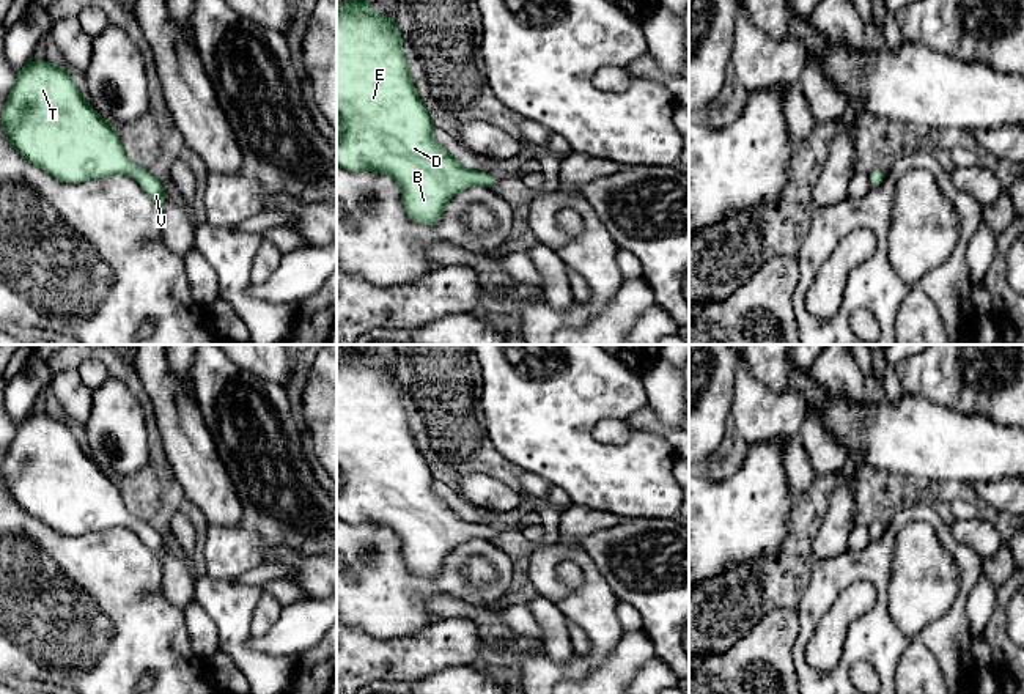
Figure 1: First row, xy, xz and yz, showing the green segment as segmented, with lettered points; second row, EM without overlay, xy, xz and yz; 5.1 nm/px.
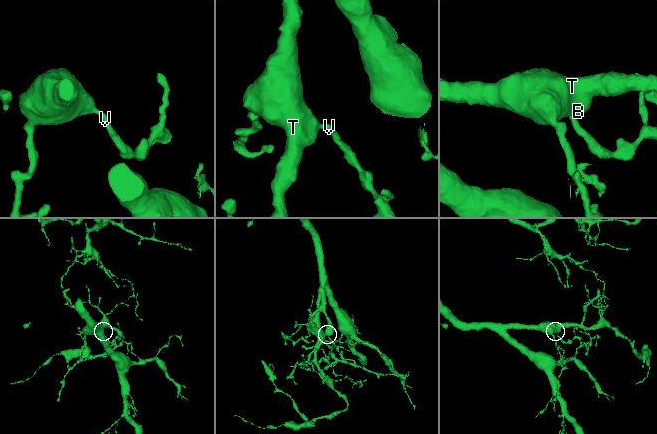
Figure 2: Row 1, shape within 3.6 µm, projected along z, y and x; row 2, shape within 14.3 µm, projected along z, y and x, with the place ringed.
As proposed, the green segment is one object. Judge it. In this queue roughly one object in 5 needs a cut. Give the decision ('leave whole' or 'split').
leave whole

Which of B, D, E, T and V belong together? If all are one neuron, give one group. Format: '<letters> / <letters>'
B D E T V

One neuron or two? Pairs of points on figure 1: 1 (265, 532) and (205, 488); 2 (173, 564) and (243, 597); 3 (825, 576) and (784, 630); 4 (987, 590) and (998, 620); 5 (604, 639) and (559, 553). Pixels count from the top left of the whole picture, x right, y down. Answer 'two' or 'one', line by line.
1: two
2: two
3: two
4: two
5: one

